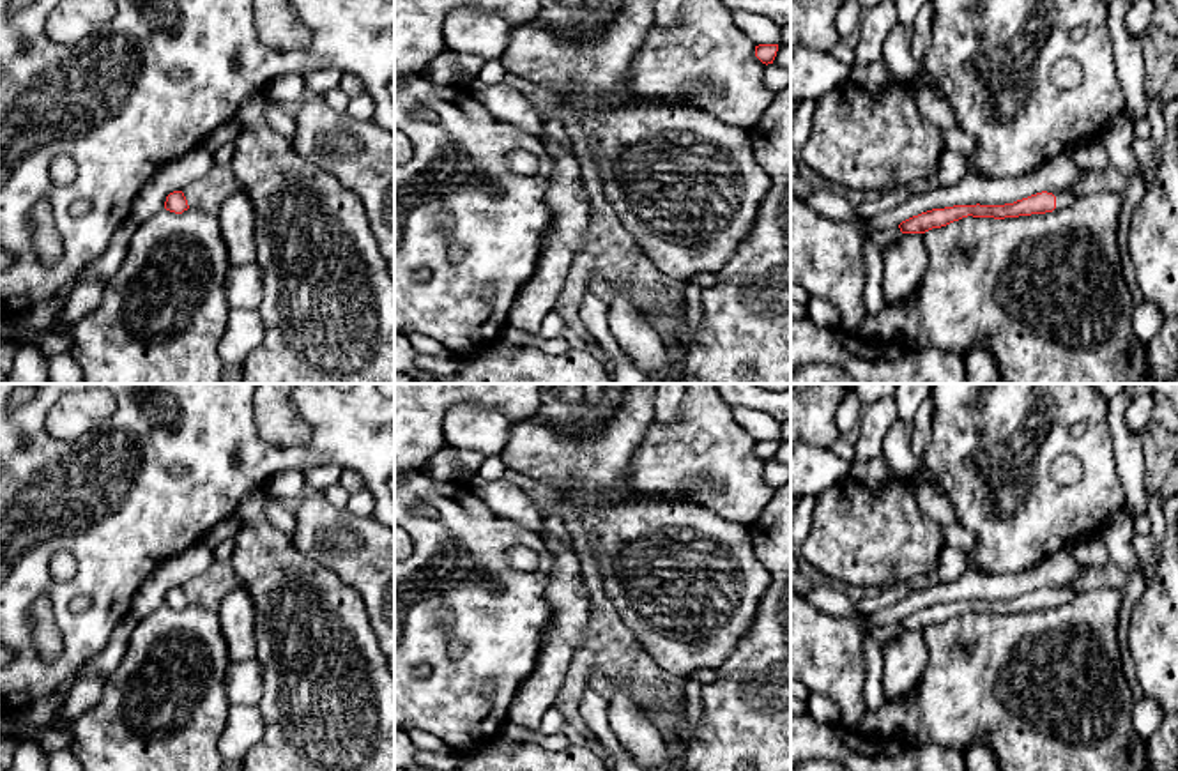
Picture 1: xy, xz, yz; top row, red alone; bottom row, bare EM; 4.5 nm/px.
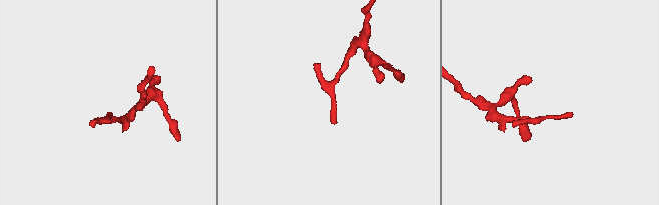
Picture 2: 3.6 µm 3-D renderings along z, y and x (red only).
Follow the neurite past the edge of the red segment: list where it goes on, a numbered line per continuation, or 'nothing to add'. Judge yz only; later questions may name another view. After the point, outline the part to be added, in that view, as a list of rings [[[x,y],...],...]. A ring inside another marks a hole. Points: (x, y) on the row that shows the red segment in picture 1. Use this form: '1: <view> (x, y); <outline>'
1: yz (1067, 198); [[[1074,191],[1059,193],[1056,196],[1056,207],[1058,209],[1070,207],[1075,200],[1077,200],[1077,193],[1074,193]]]

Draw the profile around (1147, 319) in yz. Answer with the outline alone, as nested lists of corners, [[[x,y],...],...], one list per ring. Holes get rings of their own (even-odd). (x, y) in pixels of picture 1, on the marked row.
[[[1141,302],[1132,313],[1132,327],[1137,340],[1148,345],[1160,331],[1166,315],[1151,302]]]

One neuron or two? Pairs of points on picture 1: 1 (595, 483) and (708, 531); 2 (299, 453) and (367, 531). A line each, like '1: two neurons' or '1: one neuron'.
1: one neuron
2: two neurons

